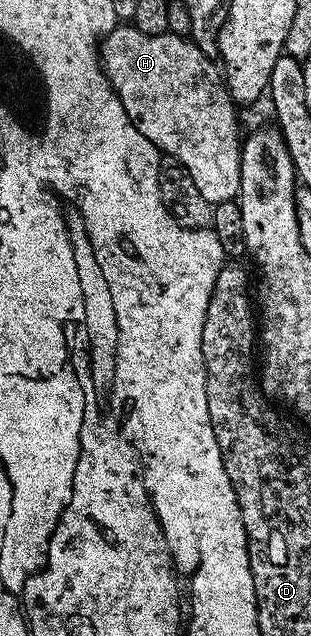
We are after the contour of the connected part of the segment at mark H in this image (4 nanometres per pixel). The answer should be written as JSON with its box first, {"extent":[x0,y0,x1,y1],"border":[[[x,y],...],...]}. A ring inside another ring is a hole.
{"extent":[98,24,241,204],"border":[[[119,24],[103,37],[102,43],[98,49],[99,60],[103,67],[103,72],[107,76],[107,85],[114,90],[115,96],[121,100],[129,120],[138,128],[147,141],[159,149],[164,155],[174,156],[183,163],[183,167],[193,176],[193,184],[197,184],[197,189],[201,191],[201,196],[209,200],[212,204],[216,202],[233,202],[238,199],[239,185],[241,184],[241,133],[239,134],[239,118],[235,115],[237,104],[231,99],[231,93],[227,91],[227,83],[220,67],[201,48],[197,48],[190,38],[178,38],[175,34],[146,34],[138,30],[134,24]]]}

